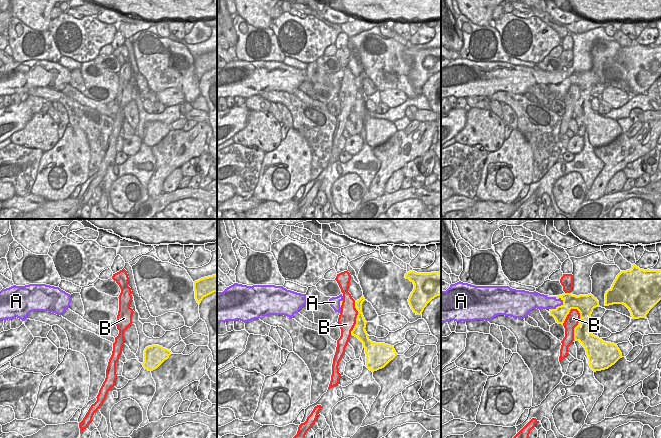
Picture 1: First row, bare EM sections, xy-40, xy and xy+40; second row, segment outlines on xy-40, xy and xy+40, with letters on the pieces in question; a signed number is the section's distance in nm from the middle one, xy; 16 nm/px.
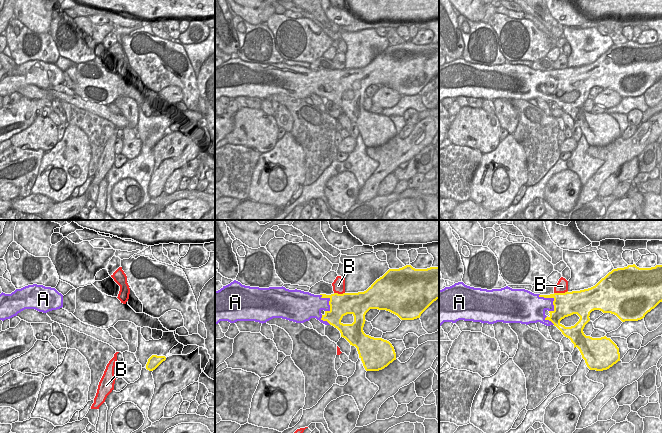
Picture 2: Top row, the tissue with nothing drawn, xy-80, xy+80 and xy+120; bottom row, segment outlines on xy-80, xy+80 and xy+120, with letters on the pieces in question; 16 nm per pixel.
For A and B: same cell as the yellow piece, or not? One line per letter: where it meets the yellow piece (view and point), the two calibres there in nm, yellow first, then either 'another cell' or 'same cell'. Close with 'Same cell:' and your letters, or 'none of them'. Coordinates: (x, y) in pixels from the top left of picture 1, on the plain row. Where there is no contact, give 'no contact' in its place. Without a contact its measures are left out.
A: meets yellow in xy+40 at (556, 73); 240 nm thick on the yellow side, 240 nm on the other; same cell
B: meets yellow in xy+40 at (579, 98); 280 nm thick on the yellow side, 220 nm on the other; another cell
Same cell: A

